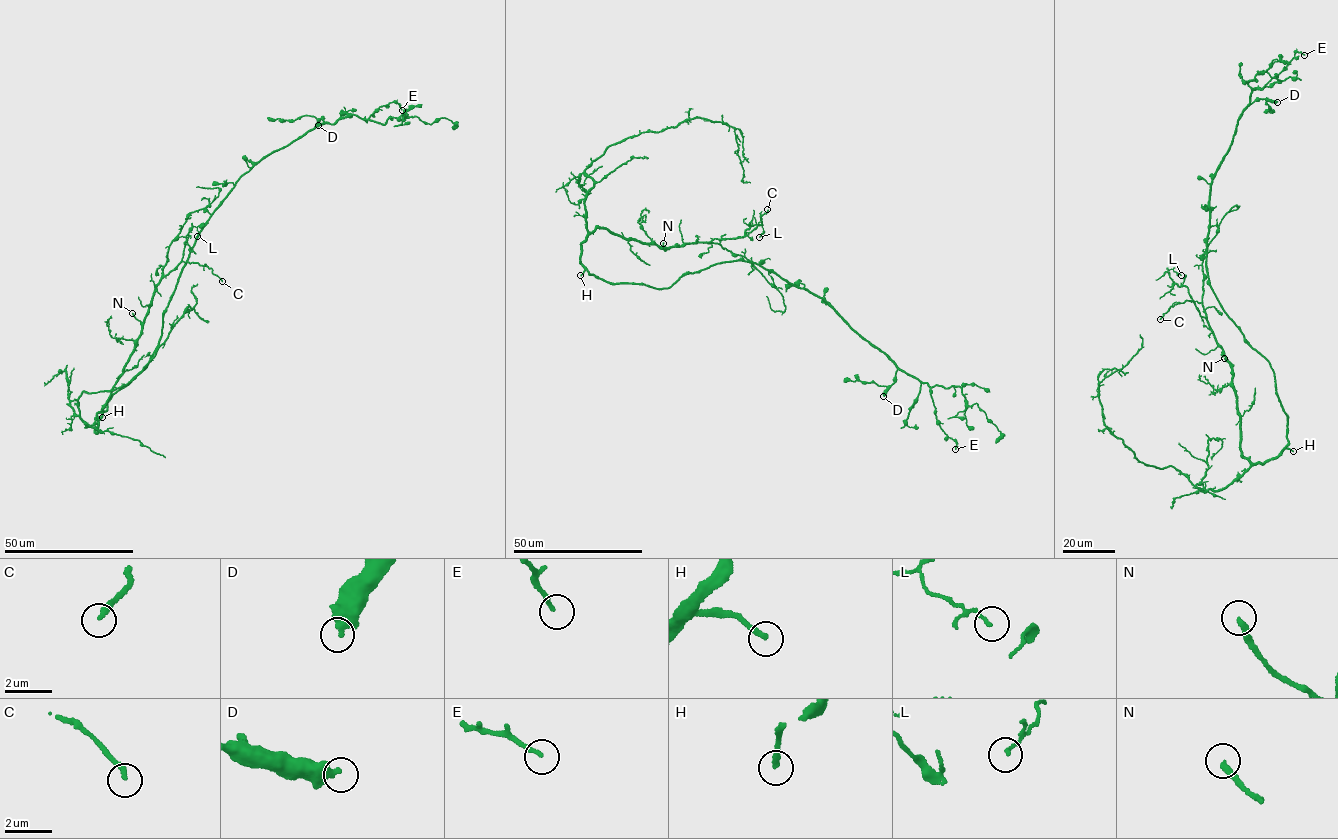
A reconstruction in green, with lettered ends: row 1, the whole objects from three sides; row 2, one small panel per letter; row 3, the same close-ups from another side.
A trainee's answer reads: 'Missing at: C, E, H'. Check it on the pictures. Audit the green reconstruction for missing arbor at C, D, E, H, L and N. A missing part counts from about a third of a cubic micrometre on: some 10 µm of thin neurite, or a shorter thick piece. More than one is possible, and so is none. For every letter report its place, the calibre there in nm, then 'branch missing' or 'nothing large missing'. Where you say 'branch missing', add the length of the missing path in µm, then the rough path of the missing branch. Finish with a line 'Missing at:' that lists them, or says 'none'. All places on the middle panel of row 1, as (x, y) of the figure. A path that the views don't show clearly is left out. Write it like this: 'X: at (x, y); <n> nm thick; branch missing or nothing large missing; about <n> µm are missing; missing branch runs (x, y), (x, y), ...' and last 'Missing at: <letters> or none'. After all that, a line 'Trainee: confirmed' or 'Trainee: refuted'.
C: at (767, 209); 240 nm thick; branch missing; about 30 µm are missing; missing branch runs (767, 209), (765, 199), (769, 190), (766, 184)
D: at (883, 396); 420 nm thick; nothing large missing
E: at (955, 449); 170 nm thick; branch missing; about 15 µm are missing; missing branch runs (955, 449), (953, 465), (960, 471)
H: at (580, 275); 240 nm thick; branch missing; about 50 µm are missing
L: at (759, 237); 120 nm thick; nothing large missing
N: at (663, 243); 260 nm thick; nothing large missing
Missing at: C, E, H
Trainee: confirmed

